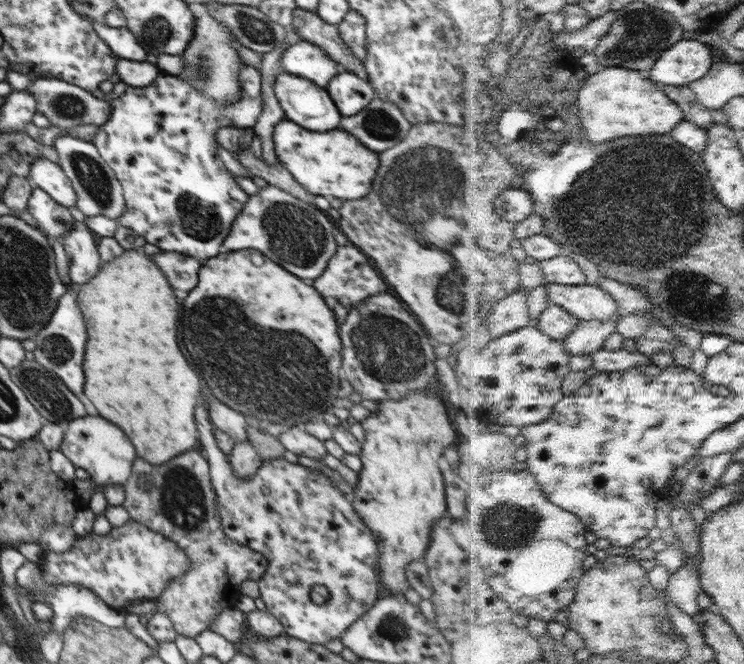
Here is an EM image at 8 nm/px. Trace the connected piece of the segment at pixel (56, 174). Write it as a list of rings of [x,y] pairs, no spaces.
[[[46,157],[34,159],[34,162],[30,163],[28,179],[34,187],[47,192],[61,206],[75,206],[76,190],[59,163],[54,163]]]

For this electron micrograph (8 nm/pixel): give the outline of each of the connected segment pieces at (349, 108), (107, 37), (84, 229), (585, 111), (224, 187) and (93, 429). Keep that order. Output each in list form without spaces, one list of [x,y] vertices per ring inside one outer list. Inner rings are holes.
[[[344,70],[330,80],[325,90],[344,117],[361,112],[376,97],[367,80]]]
[[[94,21],[93,29],[108,44],[109,50],[118,54],[120,59],[144,61],[148,56],[145,48],[142,48],[141,43],[134,38],[132,32],[125,26],[112,28]]]
[[[74,221],[74,227],[66,231],[63,240],[64,250],[69,258],[69,276],[72,283],[84,284],[92,280],[100,270],[100,255],[92,231],[85,223]]]
[[[608,67],[593,74],[581,92],[579,106],[592,142],[610,142],[622,136],[644,136],[654,132],[672,133],[685,118],[684,110],[668,96],[668,92],[638,70]]]
[[[251,65],[242,66],[239,80],[243,96],[232,107],[222,107],[176,76],[160,75],[149,86],[127,87],[125,94],[109,102],[111,116],[98,127],[93,144],[118,177],[125,198],[126,211],[117,223],[144,236],[146,242],[162,251],[179,252],[196,260],[216,256],[228,236],[228,230],[248,200],[249,195],[240,188],[236,176],[226,169],[214,148],[218,144],[214,138],[218,128],[254,128],[262,113],[262,76]]]
[[[84,416],[68,422],[64,430],[64,439],[60,443],[60,452],[75,467],[84,468],[93,482],[99,487],[104,484],[123,484],[134,471],[136,452],[130,440],[122,430],[100,416]]]

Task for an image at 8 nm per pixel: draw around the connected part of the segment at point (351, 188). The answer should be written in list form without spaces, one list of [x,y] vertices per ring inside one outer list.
[[[284,119],[273,129],[274,151],[292,178],[313,196],[334,196],[342,201],[362,198],[376,176],[378,156],[368,152],[348,132],[336,128],[329,132],[306,131],[299,124]]]

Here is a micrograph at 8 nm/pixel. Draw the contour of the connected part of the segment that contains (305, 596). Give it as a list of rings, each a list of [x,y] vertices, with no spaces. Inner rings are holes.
[[[198,404],[198,408],[196,408],[196,424],[198,424],[198,432],[200,432],[200,436],[198,436],[200,446],[202,450],[204,450],[204,456],[206,456],[208,464],[210,464],[209,474],[214,492],[216,492],[217,496],[217,512],[222,520],[225,534],[234,543],[238,542],[238,544],[242,544],[242,546],[250,548],[252,551],[261,554],[263,558],[266,558],[267,570],[260,580],[258,580],[258,585],[259,598],[264,601],[267,612],[279,621],[284,634],[288,637],[319,645],[324,645],[334,638],[340,639],[358,618],[366,615],[366,612],[374,606],[381,592],[381,564],[379,564],[379,549],[378,545],[376,545],[376,537],[374,537],[372,529],[362,521],[362,517],[360,517],[356,509],[354,509],[354,505],[352,505],[352,494],[349,494],[349,496],[344,495],[342,489],[338,489],[338,487],[332,483],[332,479],[324,475],[320,470],[304,467],[299,463],[290,463],[283,457],[264,461],[260,467],[258,467],[258,471],[252,475],[248,475],[248,477],[236,477],[234,471],[232,471],[232,465],[230,465],[229,455],[222,452],[222,449],[217,445],[217,440],[214,436],[214,430],[216,428],[210,420],[208,420],[208,410],[206,410],[202,404]],[[316,585],[325,586],[330,593],[330,598],[328,598],[324,604],[315,604],[311,600],[310,592]]]

